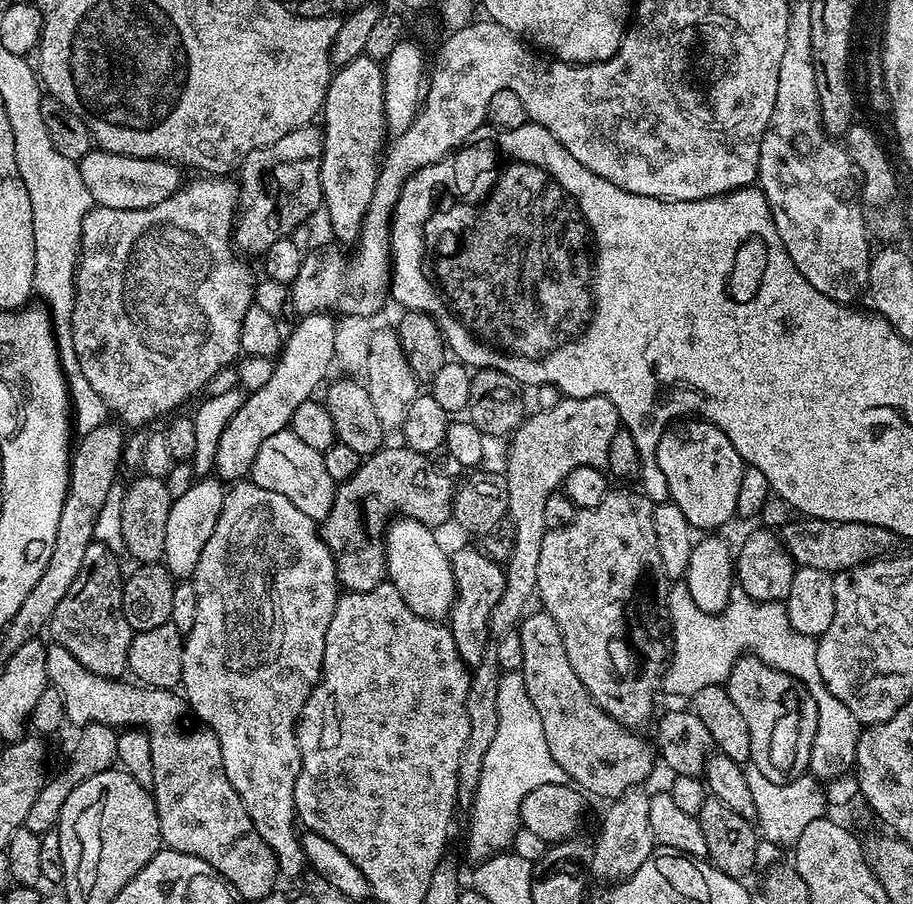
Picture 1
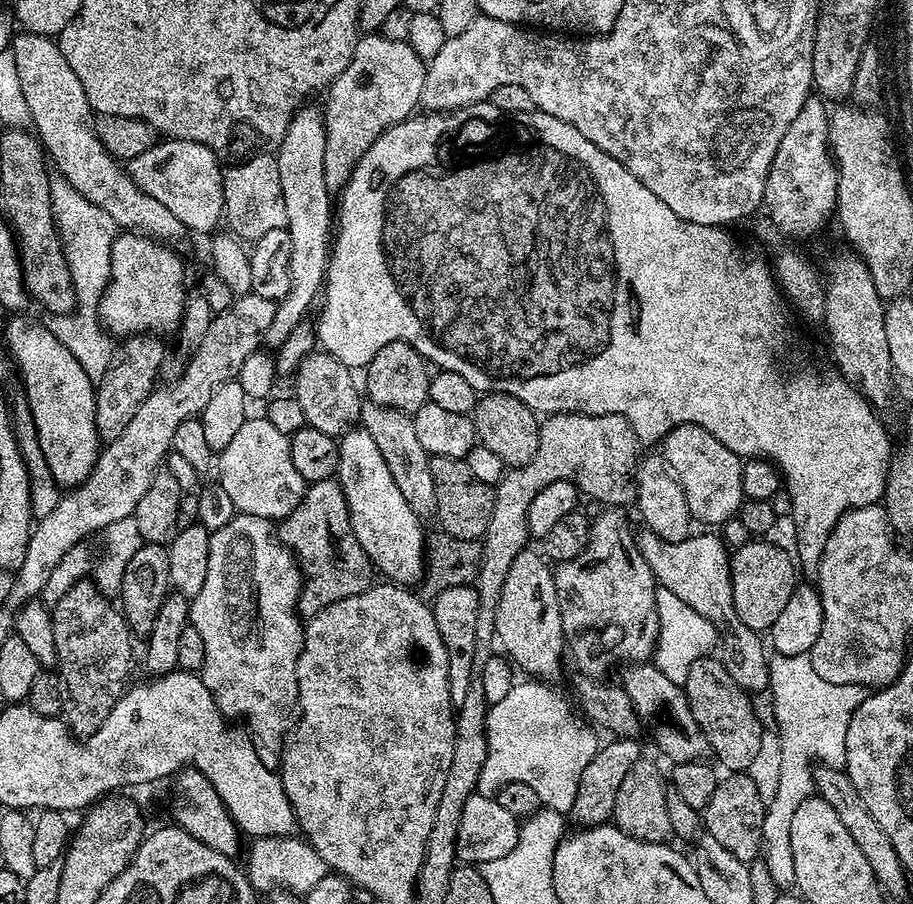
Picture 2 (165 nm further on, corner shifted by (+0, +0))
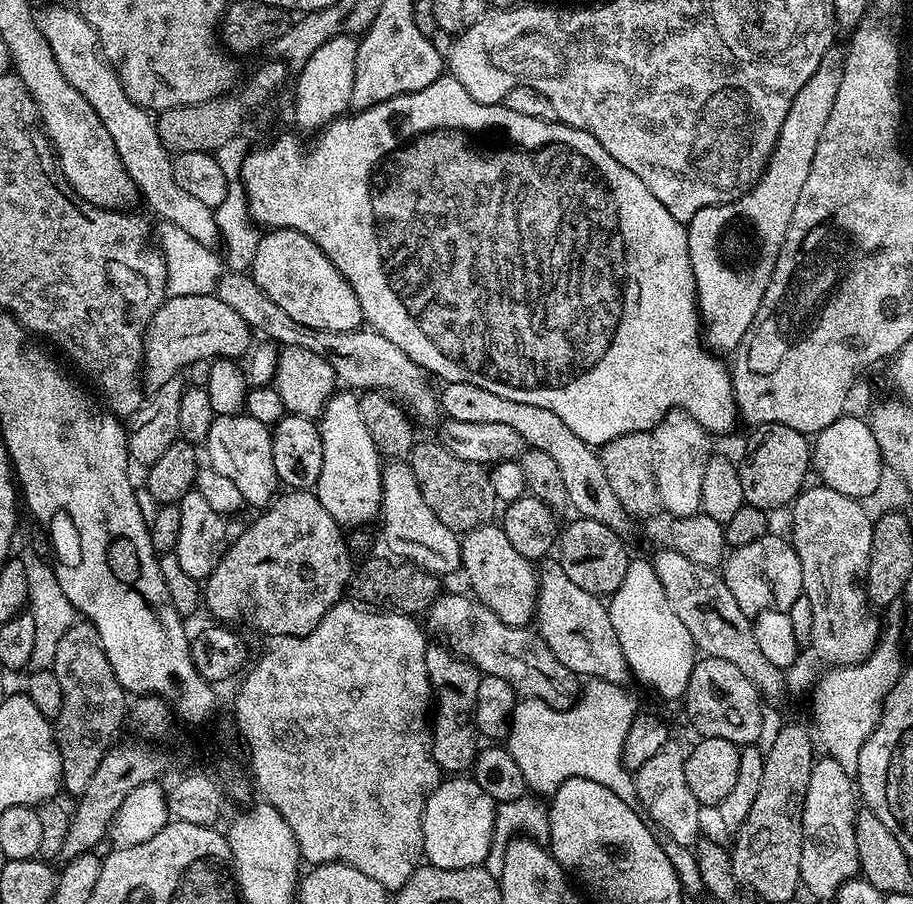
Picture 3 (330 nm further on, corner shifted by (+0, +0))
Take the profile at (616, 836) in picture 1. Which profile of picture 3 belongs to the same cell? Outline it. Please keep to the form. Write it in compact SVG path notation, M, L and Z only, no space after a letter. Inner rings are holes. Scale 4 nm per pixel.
M669 742L666 746L662 746L662 750L658 750L658 754L654 754L654 758L646 761L646 766L635 769L634 779L636 781L636 804L639 811L659 831L670 834L670 837L674 838L679 845L692 848L701 839L700 812L702 813L702 806L694 798L694 794L690 794L690 786L686 786L685 755L683 747L680 749L676 742Z

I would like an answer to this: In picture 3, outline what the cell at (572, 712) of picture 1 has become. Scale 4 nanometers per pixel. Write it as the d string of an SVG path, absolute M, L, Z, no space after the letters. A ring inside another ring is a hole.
M499 523L480 524L466 533L460 550L462 572L468 575L471 595L486 605L506 626L527 628L536 614L536 578L538 568L533 561L522 558L506 538Z

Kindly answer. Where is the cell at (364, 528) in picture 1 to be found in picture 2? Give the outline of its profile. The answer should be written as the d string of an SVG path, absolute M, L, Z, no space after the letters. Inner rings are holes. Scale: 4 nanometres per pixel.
M333 478L317 484L308 484L302 502L285 520L279 521L278 531L281 542L292 551L292 555L300 565L303 584L300 589L298 611L301 617L314 617L326 606L334 602L342 602L342 598L354 598L354 594L362 594L367 588L372 587L374 565L371 558L362 550L354 534L348 517L348 503L344 492L340 489L339 479Z

